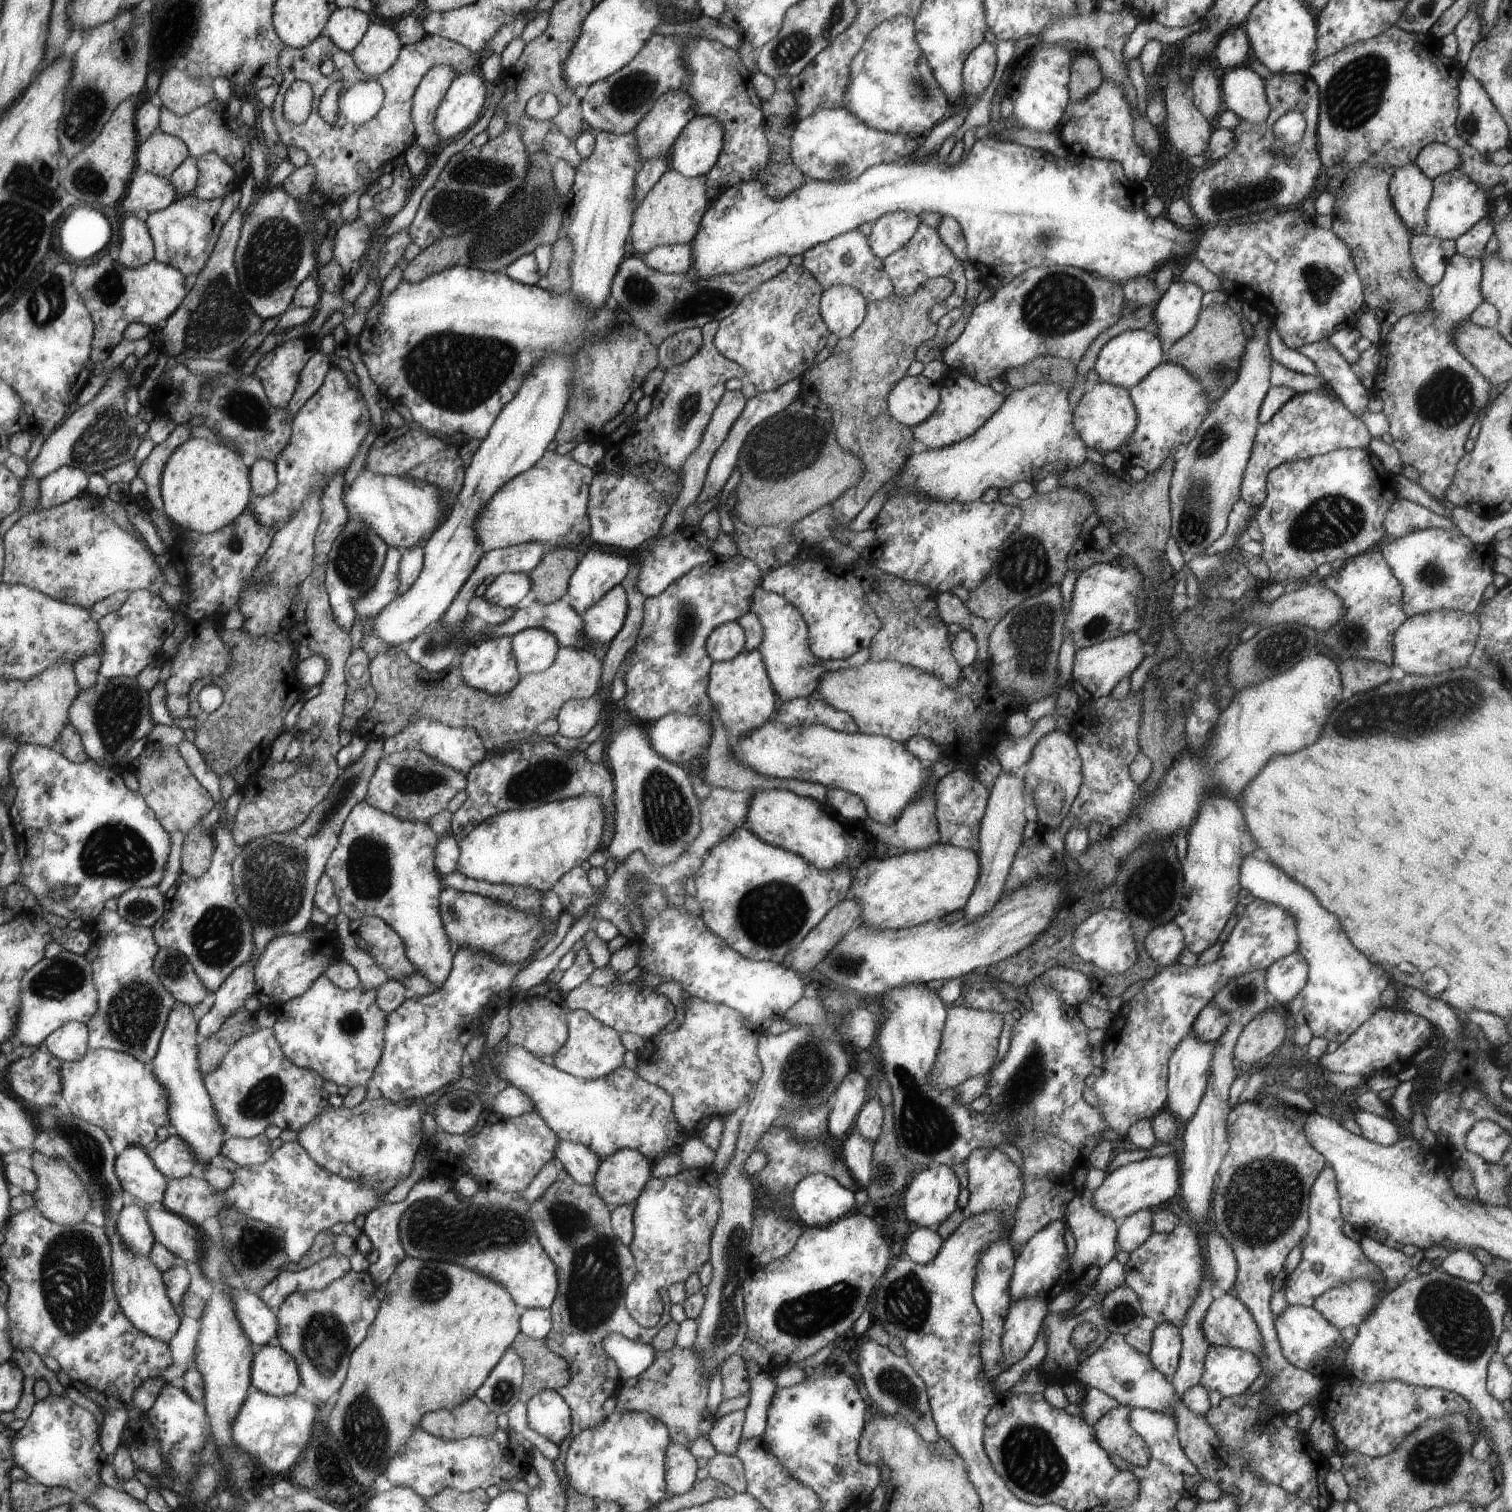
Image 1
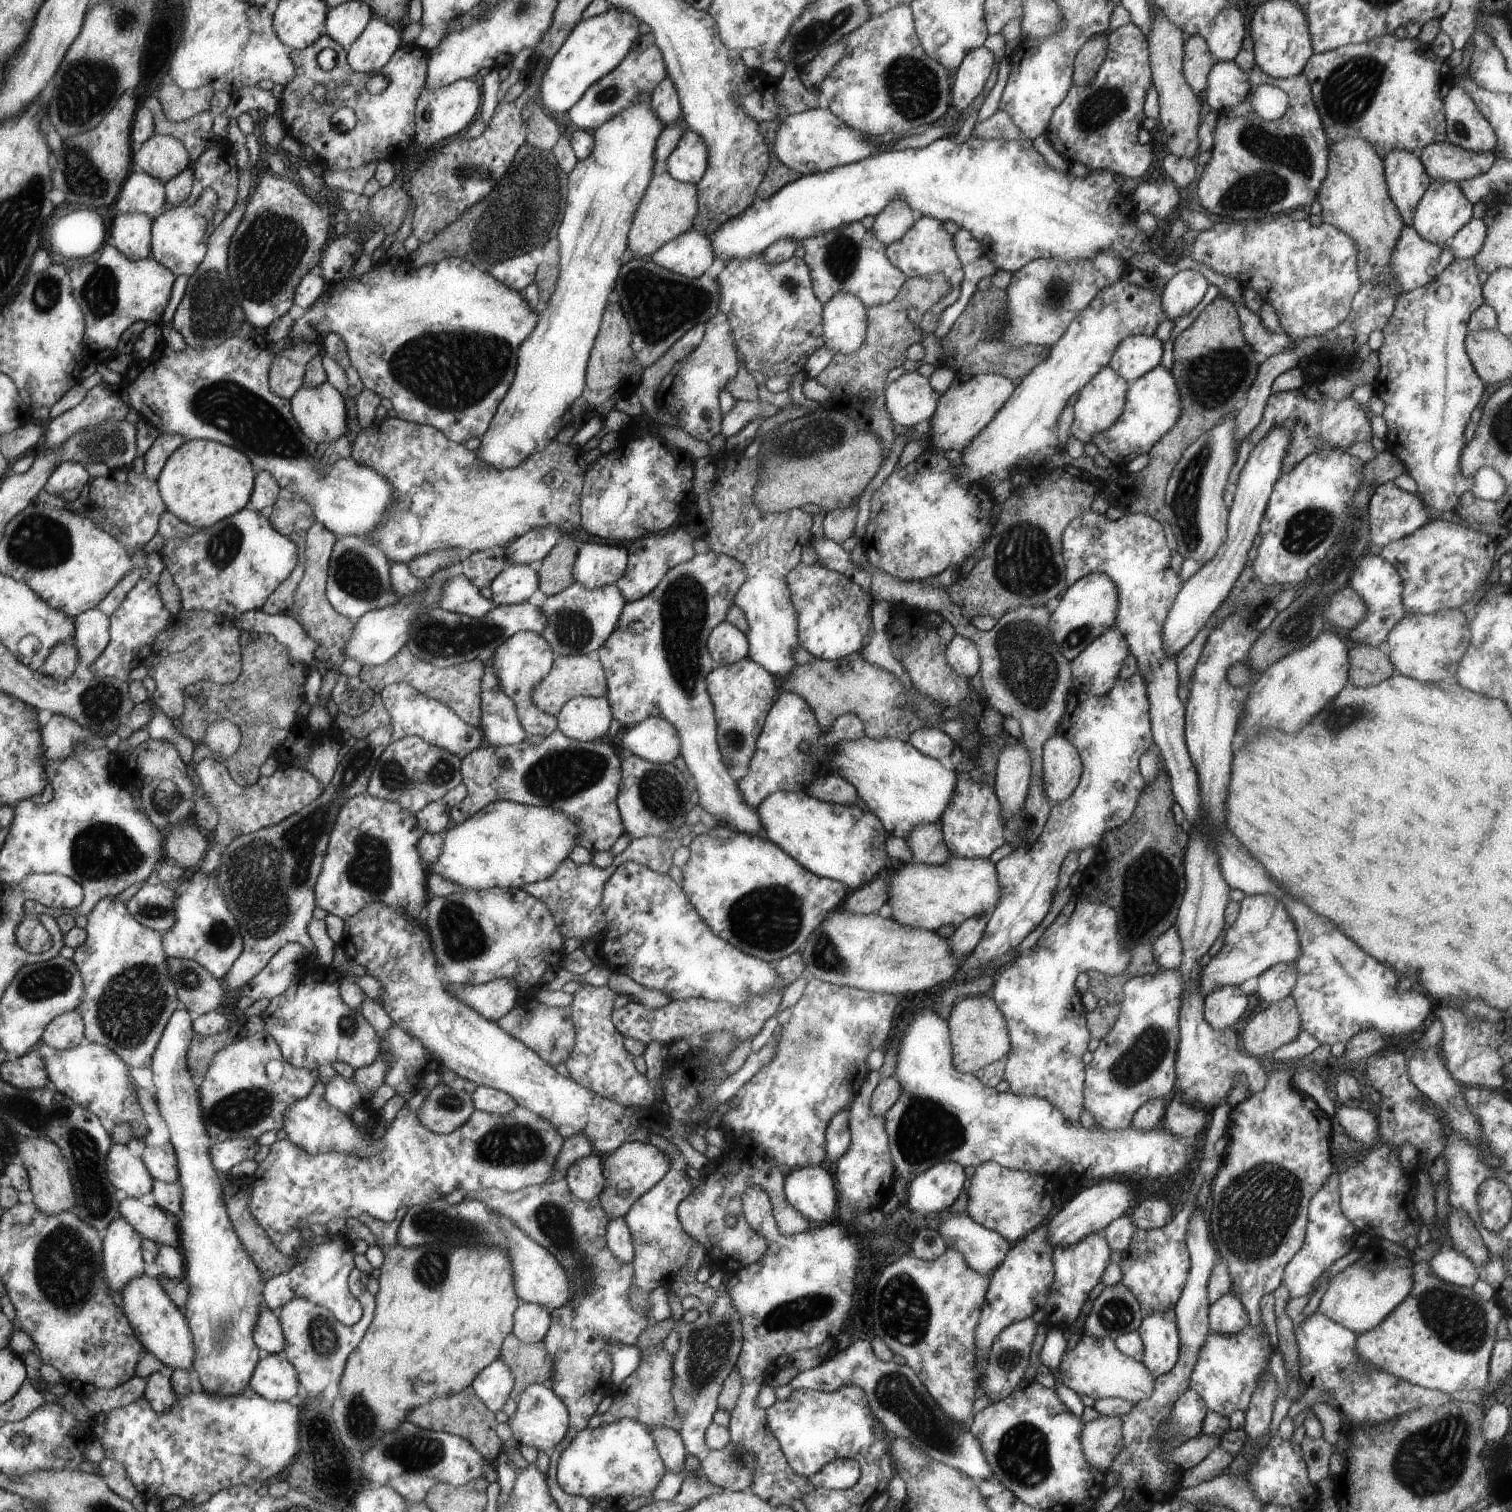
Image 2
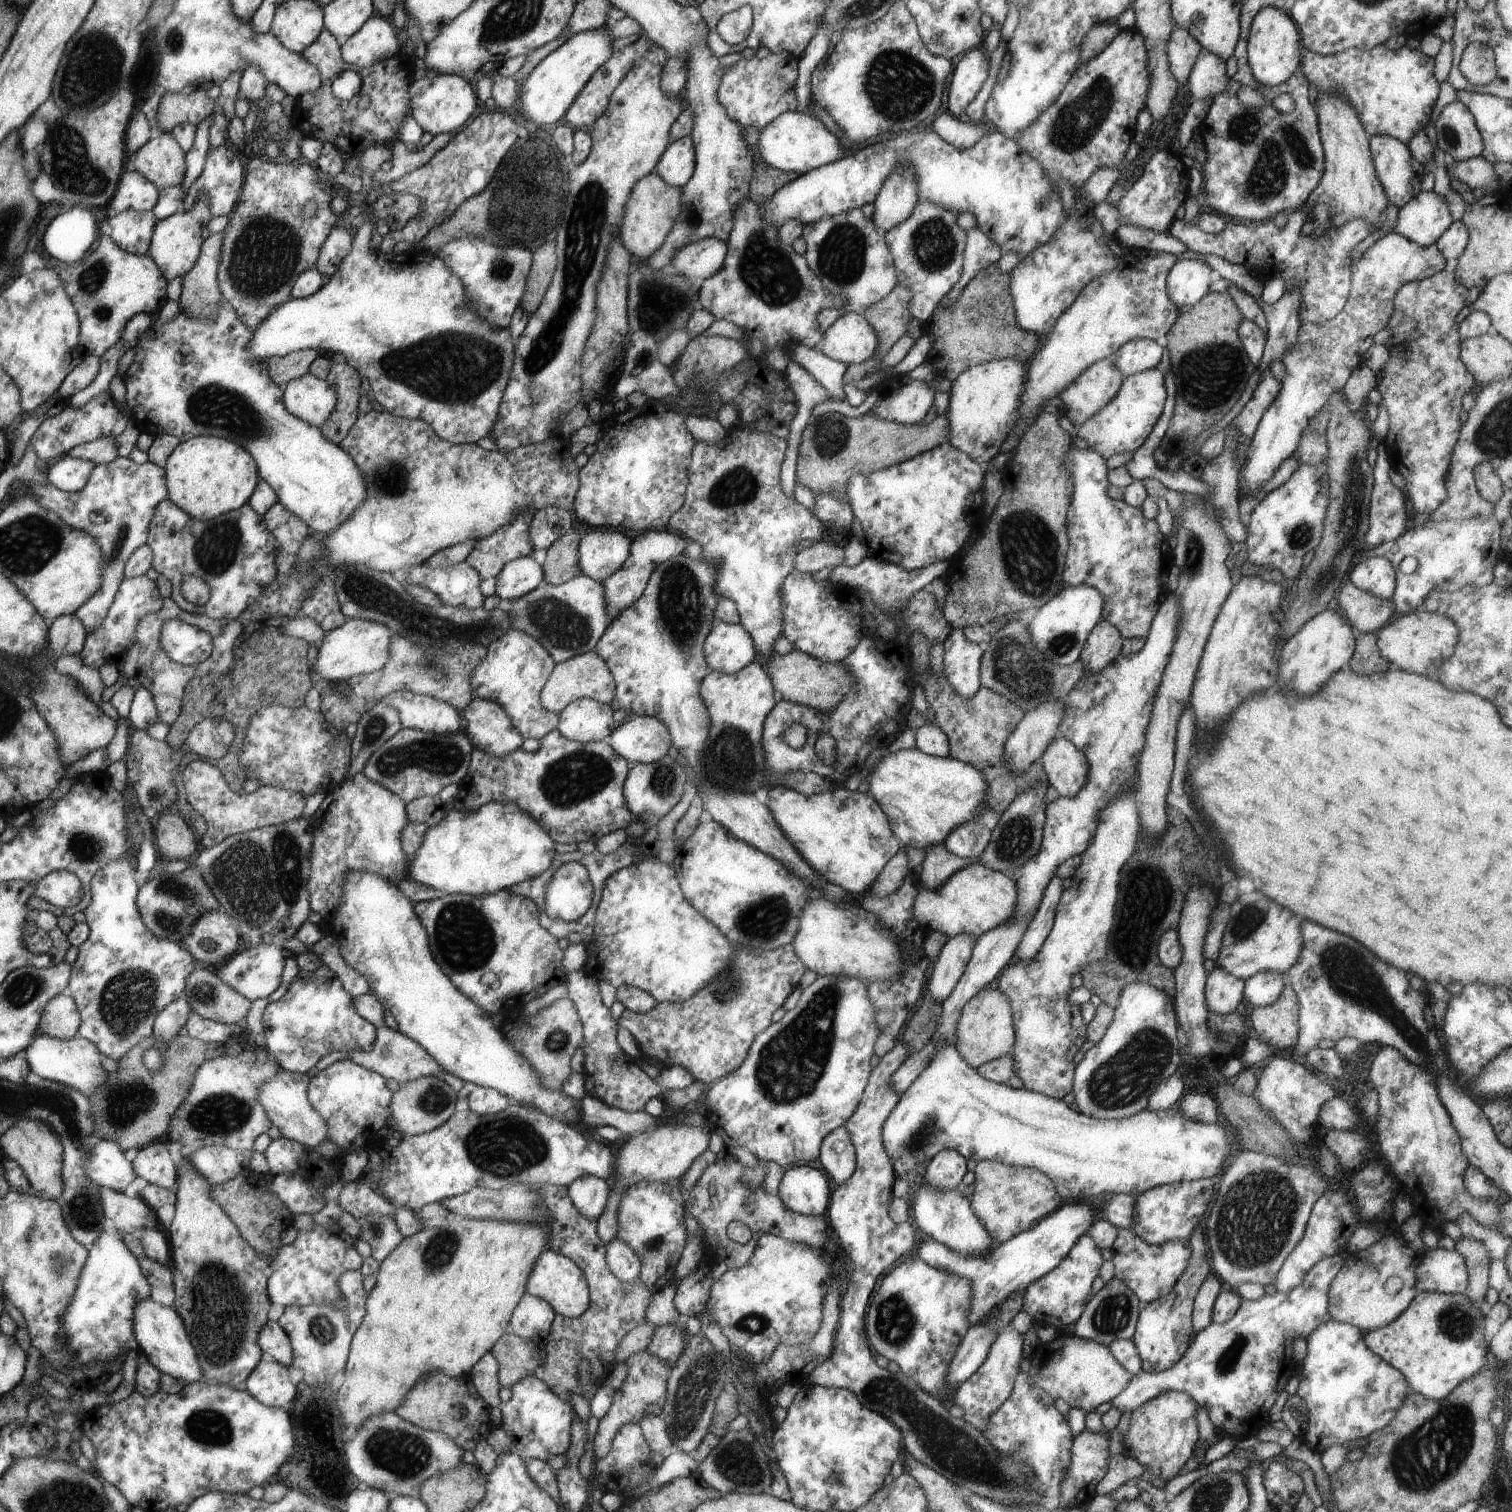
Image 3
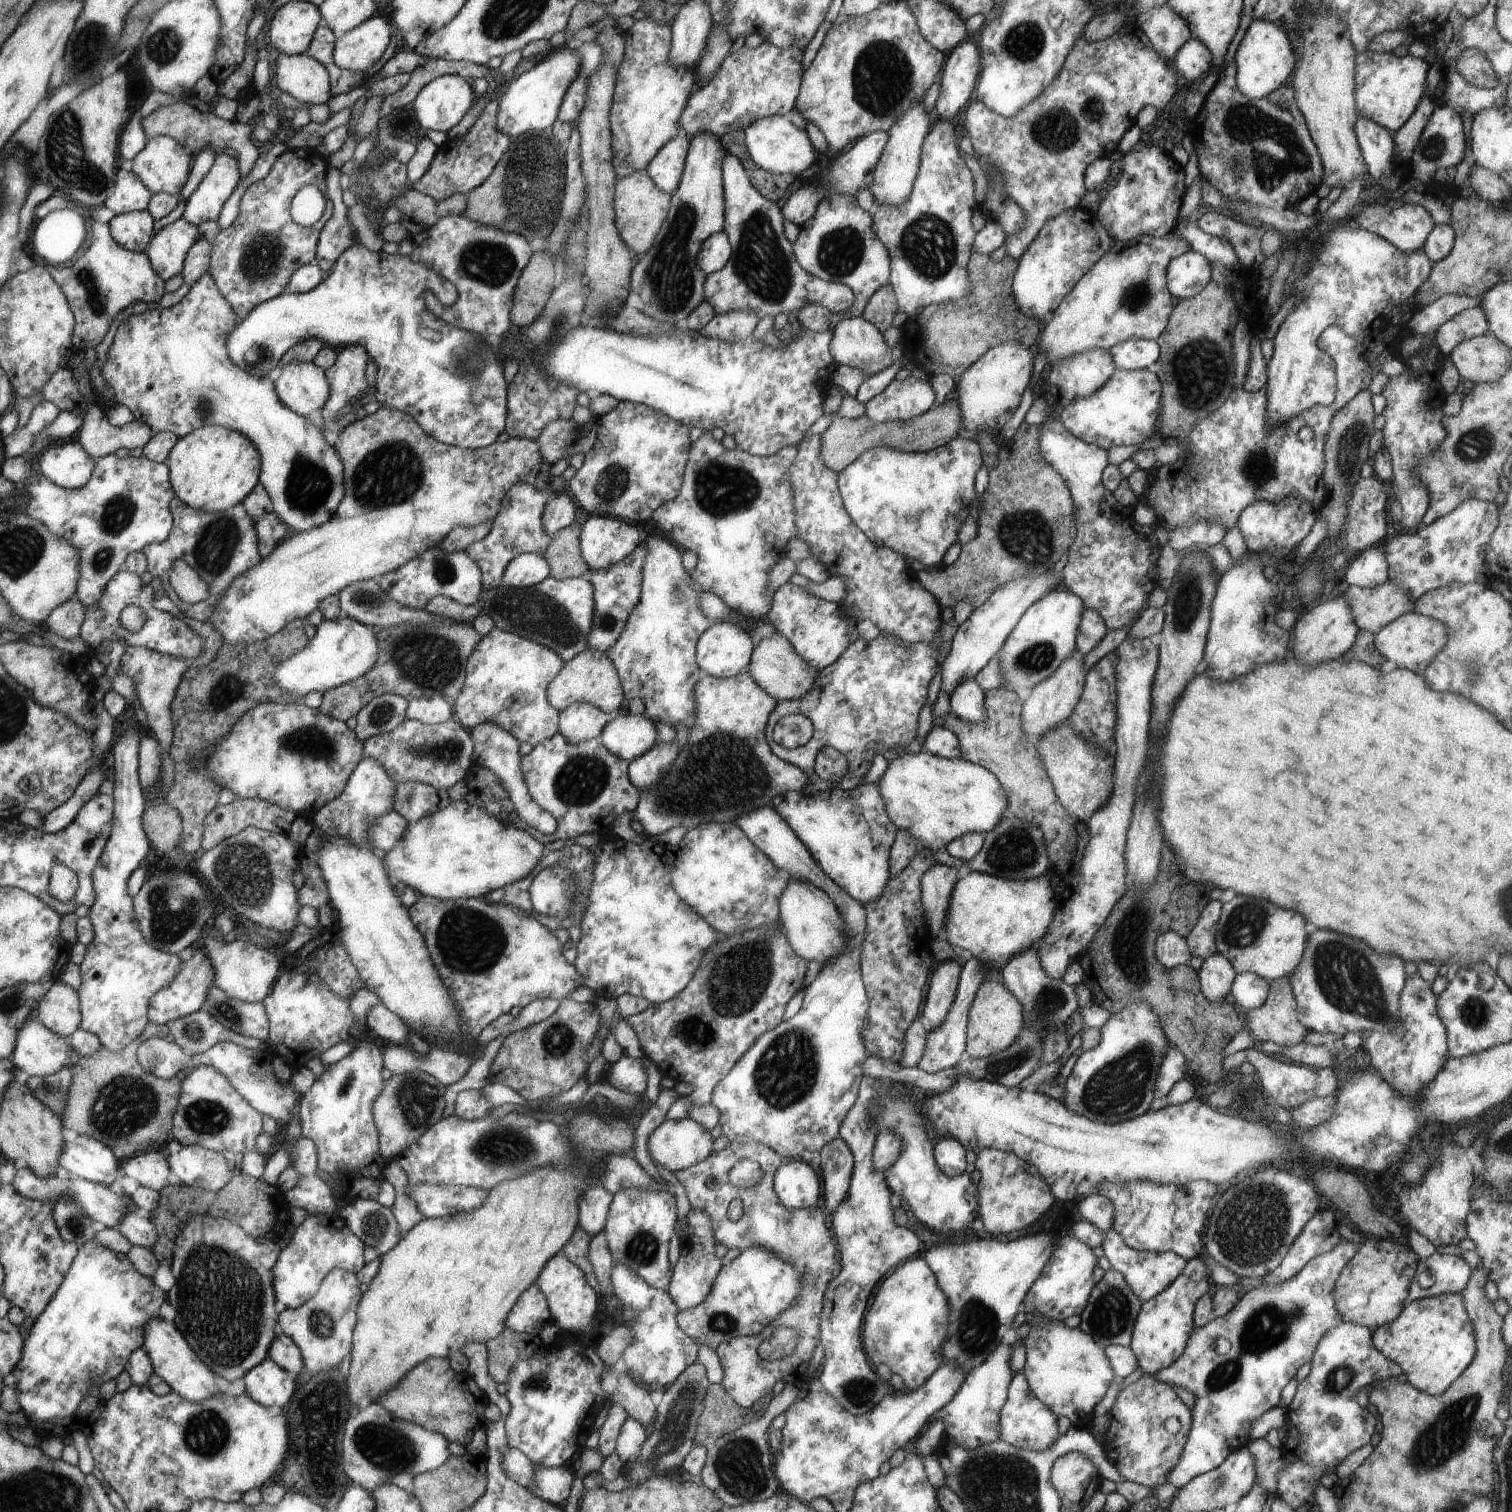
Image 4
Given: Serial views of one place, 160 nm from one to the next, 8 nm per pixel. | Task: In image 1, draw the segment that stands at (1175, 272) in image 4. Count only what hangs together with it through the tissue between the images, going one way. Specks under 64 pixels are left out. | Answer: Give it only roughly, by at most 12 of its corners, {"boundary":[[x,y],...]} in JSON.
{"boundary":[[1172,281],[1154,310],[1160,343],[1196,326],[1204,294]]}

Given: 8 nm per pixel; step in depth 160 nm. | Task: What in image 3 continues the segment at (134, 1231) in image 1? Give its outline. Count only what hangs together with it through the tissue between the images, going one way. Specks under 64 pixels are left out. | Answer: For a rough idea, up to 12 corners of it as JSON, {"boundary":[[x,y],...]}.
{"boundary":[[120,1230],[90,1249],[61,1319],[82,1364],[139,1350],[150,1297]]}

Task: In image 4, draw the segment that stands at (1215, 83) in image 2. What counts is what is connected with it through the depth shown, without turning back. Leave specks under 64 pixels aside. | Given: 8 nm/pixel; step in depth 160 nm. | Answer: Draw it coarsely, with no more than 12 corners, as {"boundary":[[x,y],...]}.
{"boundary":[[1190,37],[1172,60],[1193,83],[1212,72],[1212,53]]}

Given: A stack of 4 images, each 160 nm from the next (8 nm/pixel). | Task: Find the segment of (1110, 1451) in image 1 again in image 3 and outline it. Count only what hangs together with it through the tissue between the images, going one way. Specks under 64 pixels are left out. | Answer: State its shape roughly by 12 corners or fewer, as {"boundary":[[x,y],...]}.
{"boundary":[[1108,1430],[1073,1438],[1058,1508],[1095,1497],[1111,1457]]}

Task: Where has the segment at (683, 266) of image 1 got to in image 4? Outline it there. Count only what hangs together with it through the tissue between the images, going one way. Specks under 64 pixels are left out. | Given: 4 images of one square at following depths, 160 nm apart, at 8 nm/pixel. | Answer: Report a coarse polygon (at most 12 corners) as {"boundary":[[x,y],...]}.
{"boundary":[[707,238],[696,258],[708,276],[731,260],[730,238]]}

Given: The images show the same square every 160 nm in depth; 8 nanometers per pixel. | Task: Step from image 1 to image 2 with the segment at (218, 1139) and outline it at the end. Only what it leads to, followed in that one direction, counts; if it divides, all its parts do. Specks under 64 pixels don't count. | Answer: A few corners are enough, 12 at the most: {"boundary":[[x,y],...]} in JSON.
{"boundary":[[179,1008],[151,1060],[184,1188],[179,1250],[203,1390],[239,1395],[263,1279],[227,1213]]}

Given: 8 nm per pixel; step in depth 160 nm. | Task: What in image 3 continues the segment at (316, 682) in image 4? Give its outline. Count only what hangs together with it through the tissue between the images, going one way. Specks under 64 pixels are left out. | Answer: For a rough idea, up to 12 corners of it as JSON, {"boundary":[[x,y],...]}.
{"boundary":[[348,619],[325,633],[323,682],[375,673],[390,660],[388,625]]}

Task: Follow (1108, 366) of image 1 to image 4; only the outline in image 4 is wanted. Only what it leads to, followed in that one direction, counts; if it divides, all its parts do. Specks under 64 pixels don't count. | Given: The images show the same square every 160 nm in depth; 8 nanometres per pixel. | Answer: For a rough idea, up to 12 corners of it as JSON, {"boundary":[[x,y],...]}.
{"boundary":[[1130,339],[1110,350],[1118,369],[1152,369],[1157,341]]}

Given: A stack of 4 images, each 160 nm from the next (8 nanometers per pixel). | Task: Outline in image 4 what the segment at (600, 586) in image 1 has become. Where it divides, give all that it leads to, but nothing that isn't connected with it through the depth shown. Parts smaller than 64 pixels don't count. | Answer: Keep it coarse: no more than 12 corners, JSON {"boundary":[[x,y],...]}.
{"boundary":[[590,516],[582,555],[592,571],[627,558],[644,528],[616,517]]}

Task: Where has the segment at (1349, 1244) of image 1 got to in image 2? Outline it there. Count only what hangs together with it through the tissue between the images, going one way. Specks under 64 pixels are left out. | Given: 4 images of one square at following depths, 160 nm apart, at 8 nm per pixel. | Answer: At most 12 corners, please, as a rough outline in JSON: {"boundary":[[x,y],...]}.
{"boundary":[[1339,1174],[1310,1199],[1304,1244],[1283,1272],[1291,1298],[1313,1295],[1355,1246]]}

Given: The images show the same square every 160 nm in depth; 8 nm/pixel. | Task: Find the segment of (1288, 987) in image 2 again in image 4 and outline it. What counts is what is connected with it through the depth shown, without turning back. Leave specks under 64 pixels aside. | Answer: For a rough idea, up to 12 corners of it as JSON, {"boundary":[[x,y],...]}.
{"boundary":[[1237,973],[1231,1002],[1245,1010],[1266,1002],[1270,981]]}

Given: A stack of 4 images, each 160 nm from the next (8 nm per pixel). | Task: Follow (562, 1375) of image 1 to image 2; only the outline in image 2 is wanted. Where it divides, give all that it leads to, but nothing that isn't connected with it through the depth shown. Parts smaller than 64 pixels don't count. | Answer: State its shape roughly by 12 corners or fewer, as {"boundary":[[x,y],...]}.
{"boundary":[[512,1332],[499,1358],[514,1373],[516,1402],[534,1383],[553,1378],[555,1360],[543,1341]]}

